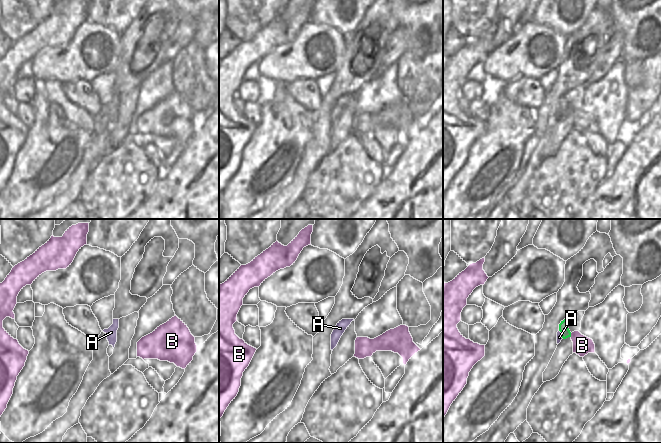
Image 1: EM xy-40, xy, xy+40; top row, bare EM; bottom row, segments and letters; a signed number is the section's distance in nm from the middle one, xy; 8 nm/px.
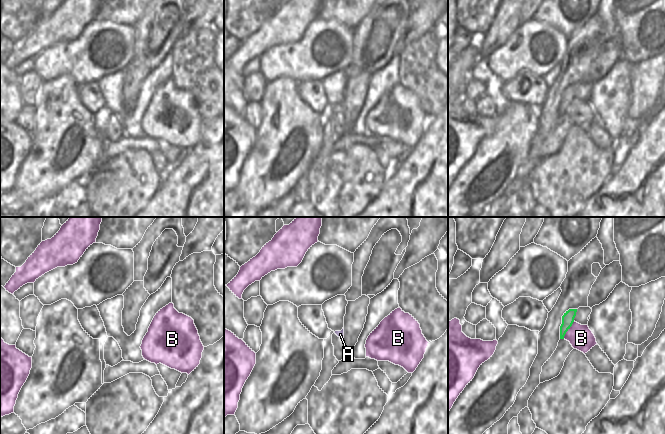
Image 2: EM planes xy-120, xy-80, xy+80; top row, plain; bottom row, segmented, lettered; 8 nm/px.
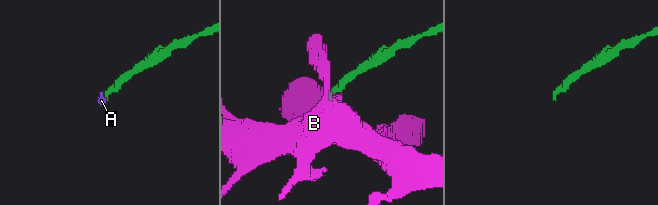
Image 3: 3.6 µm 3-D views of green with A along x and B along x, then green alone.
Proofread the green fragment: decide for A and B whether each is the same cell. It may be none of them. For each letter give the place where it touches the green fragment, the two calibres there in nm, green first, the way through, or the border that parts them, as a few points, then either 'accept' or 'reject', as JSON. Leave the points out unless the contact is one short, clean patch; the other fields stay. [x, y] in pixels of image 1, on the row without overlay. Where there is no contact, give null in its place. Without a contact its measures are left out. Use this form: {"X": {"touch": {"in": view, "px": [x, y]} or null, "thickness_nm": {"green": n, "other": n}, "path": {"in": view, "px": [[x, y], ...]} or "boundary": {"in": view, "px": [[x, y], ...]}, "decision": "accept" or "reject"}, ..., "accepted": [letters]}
{"A": {"touch": {"in": "xy+40", "px": [561, 110]}, "thickness_nm": {"green": 80, "other": 50}, "path": {"in": "xy+40", "px": [[563, 104], [561, 110], [559, 113]]}, "decision": "accept"}, "B": {"touch": {"in": "xy+40", "px": [570, 111]}, "thickness_nm": {"green": 80, "other": 160}, "boundary": {"in": "xy+40", "px": [[570, 109], [571, 112]]}, "decision": "reject"}, "accepted": ["A"]}

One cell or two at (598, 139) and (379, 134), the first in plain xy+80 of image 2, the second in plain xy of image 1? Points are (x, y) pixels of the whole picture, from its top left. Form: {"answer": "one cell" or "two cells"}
{"answer": "two cells"}

